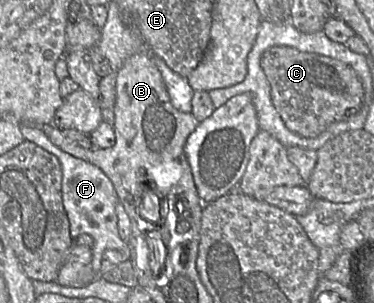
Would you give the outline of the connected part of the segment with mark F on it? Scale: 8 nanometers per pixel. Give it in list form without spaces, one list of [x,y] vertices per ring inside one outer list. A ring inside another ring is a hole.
[[[25,124],[21,126],[21,133],[25,141],[30,141],[44,150],[56,156],[62,166],[62,198],[63,205],[70,222],[70,233],[75,239],[81,234],[92,236],[92,261],[90,265],[97,274],[101,272],[101,261],[103,253],[108,249],[120,250],[129,254],[130,249],[120,237],[118,229],[118,217],[116,207],[119,202],[115,187],[111,179],[97,166],[85,160],[76,158],[54,145],[41,126]]]

